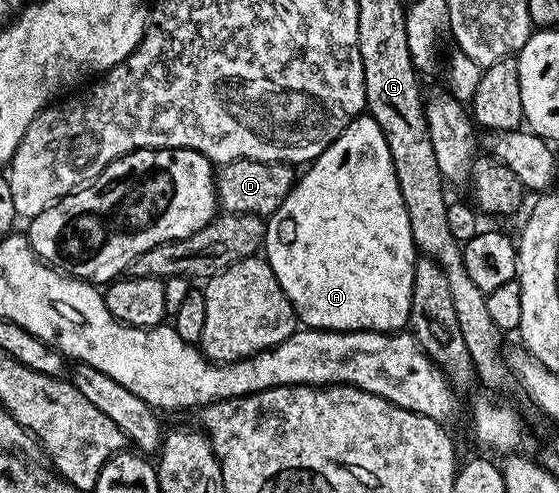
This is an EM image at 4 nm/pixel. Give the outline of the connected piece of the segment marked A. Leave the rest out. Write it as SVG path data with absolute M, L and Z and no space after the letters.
M368 115L357 117L344 127L344 131L334 140L315 161L309 162L306 174L299 176L294 182L292 191L280 203L280 207L271 213L266 221L266 239L264 242L264 260L272 267L284 295L292 303L297 320L307 329L331 329L337 333L396 333L405 330L410 323L412 307L412 275L416 250L412 239L412 227L408 223L408 211L404 207L404 199L400 195L400 187L396 179L396 171L392 167L392 155L388 151L388 143L384 139L384 131L380 131L380 123Z

